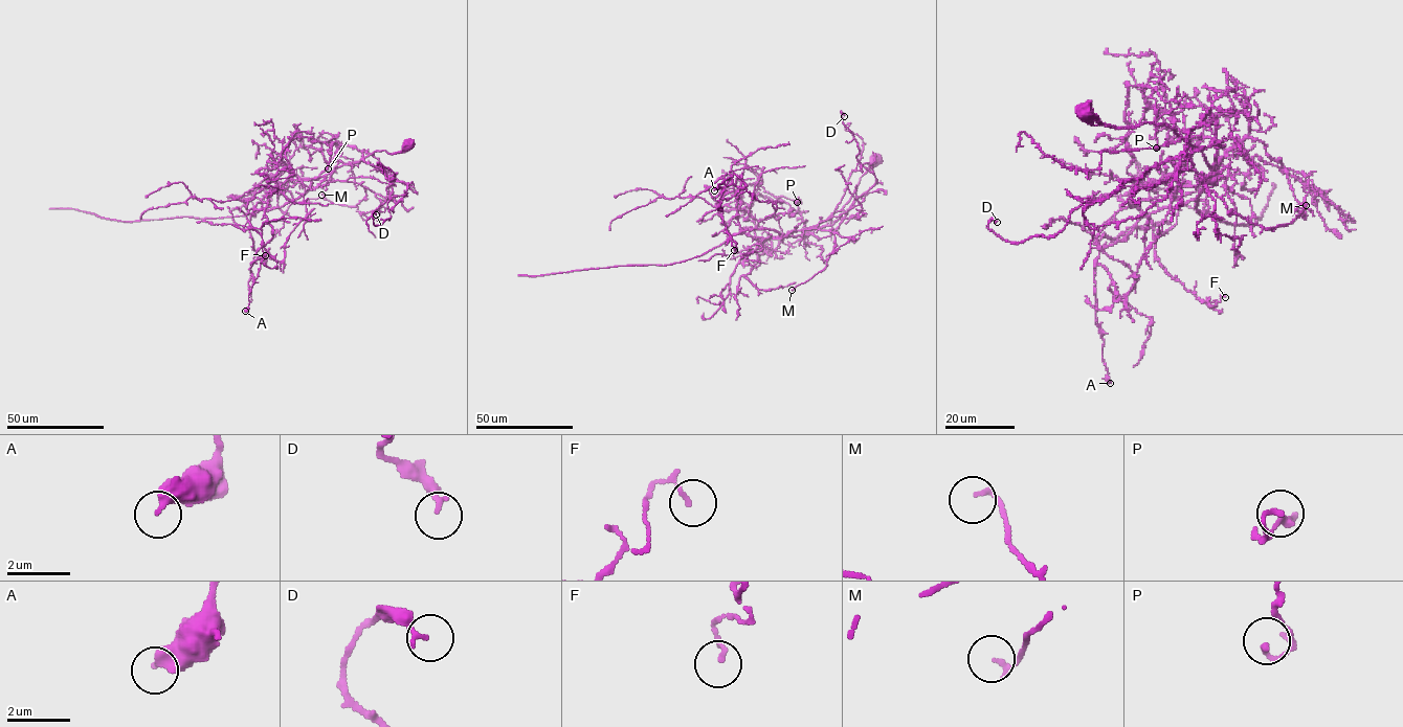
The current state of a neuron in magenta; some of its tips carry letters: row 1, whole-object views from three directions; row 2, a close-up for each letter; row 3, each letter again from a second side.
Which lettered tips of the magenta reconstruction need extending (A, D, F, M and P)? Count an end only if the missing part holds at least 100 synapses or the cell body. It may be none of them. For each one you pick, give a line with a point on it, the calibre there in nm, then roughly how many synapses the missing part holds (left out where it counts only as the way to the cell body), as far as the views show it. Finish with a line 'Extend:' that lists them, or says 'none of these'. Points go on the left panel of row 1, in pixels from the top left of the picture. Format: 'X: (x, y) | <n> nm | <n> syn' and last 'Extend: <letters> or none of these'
Extend: none of these

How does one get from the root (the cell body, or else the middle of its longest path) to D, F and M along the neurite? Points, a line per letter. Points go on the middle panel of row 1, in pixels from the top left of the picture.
D: (875, 158), (830, 223), (802, 235), (829, 236), (875, 183), (855, 157), (858, 142), (844, 116)
F: (875, 158), (840, 210), (786, 235), (749, 235), (736, 218), (736, 194), (726, 194), (718, 208), (734, 250)
M: (875, 158), (840, 210), (815, 226), (757, 239), (782, 239), (811, 228), (833, 233), (826, 267), (792, 290)

